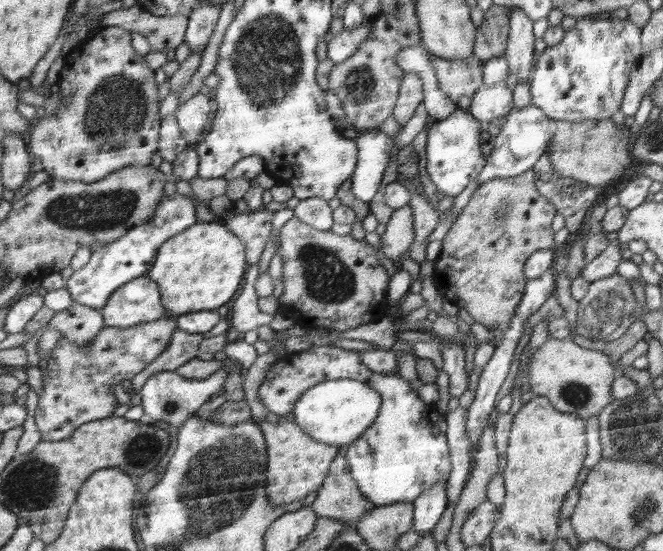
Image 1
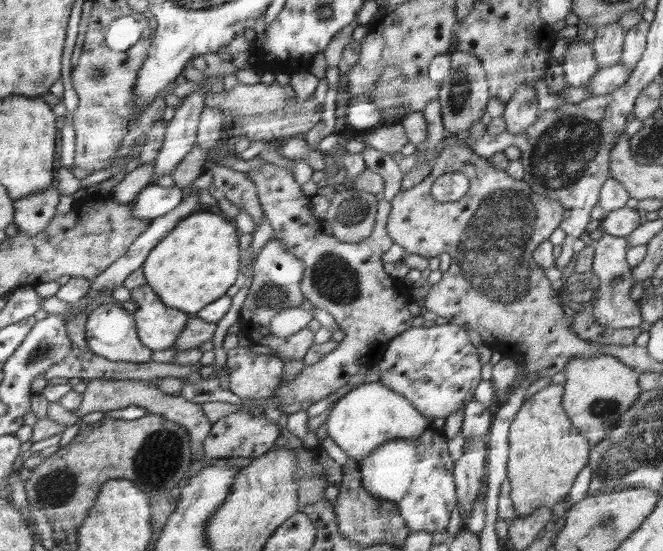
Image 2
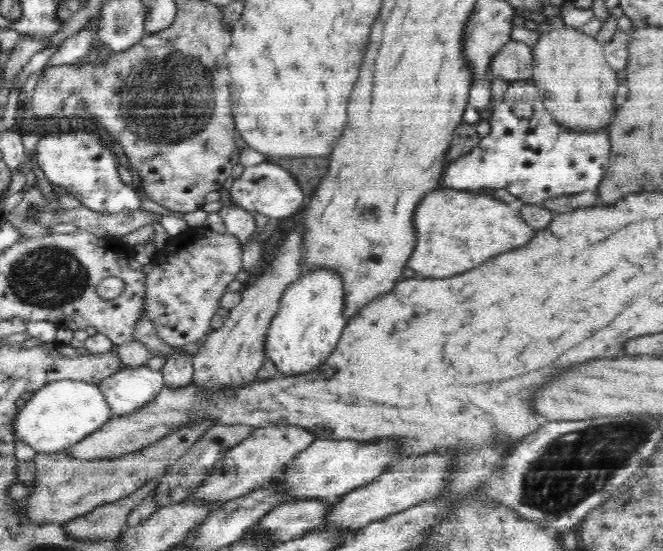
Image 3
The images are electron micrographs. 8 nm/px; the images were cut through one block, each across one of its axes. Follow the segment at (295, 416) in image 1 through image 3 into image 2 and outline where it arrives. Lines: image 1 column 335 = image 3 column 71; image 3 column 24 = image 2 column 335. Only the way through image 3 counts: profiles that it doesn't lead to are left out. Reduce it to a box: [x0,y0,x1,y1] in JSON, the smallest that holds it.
[325,382,431,462]

